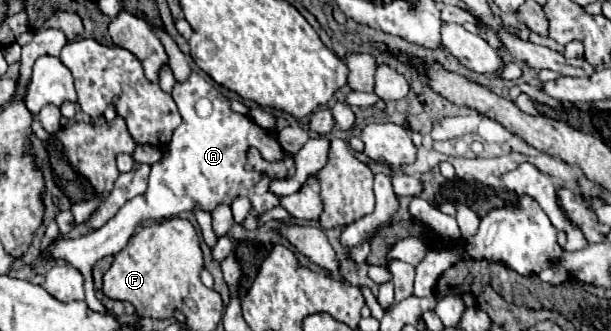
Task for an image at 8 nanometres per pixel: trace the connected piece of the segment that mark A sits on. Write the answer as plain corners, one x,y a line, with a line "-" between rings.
192,73
184,83
176,83
172,99
180,109
182,123
174,131
172,141
168,143
170,153
152,165
146,193
126,201
102,229
82,235
80,239
60,237
46,249
48,257
64,259
82,273
86,281
86,303
90,305
90,309
104,309
104,305
94,295
94,263
106,255
116,255
118,251
122,251
128,239
132,237
136,225
140,225
142,221
170,219
182,211
192,211
196,207
212,211
220,203
230,205
236,197
248,197
252,209
258,215
264,215
272,207
280,205
278,195
268,191
268,183
272,179
262,177
262,173
258,171
244,169
248,147
256,147
268,161
282,157
280,145
274,139
270,139
262,127
258,127
250,117
234,113
228,105
228,99
198,73

